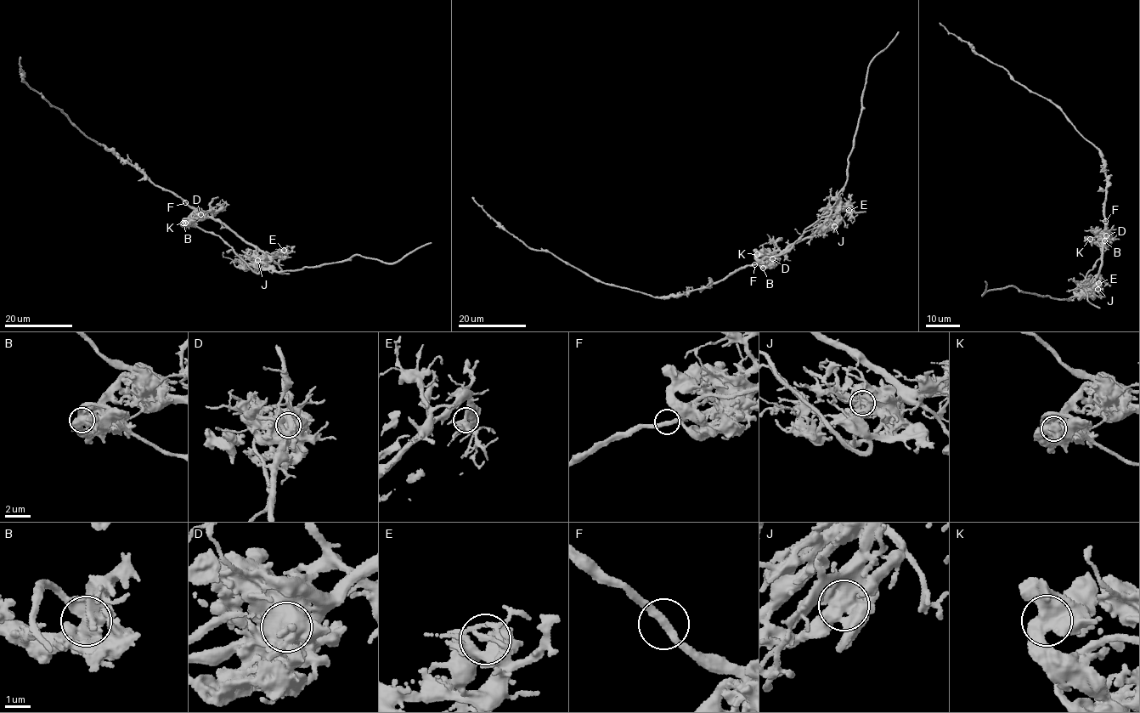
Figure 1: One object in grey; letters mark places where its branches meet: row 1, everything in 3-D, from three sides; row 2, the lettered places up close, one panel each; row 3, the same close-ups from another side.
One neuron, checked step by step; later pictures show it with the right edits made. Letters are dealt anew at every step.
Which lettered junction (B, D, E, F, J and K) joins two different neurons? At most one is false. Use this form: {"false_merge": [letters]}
{"false_merge": ["D"]}

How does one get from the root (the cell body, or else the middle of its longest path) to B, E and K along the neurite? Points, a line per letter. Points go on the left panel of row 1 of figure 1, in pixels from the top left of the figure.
B: (186, 203), (194, 210), (183, 223)
E: (186, 203), (217, 219), (270, 256), (284, 256), (284, 250)
K: (186, 203), (194, 211), (185, 223)

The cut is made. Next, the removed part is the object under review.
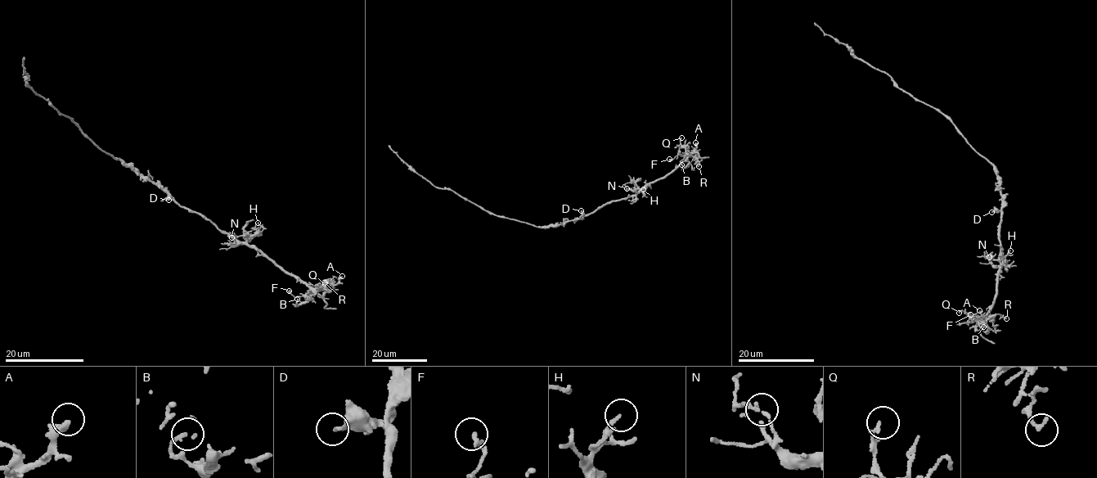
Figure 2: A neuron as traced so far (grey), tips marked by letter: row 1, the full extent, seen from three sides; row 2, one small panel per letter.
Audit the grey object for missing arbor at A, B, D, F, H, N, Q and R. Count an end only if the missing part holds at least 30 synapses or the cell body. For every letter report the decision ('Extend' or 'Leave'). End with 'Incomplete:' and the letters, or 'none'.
A: Leave
B: Leave
D: Leave
F: Leave
H: Leave
N: Leave
Q: Leave
R: Leave
Incomplete: none

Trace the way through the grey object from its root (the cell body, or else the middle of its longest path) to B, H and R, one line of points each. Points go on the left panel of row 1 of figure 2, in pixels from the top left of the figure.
B: (130, 165), (182, 206), (203, 216), (243, 243), (252, 245), (309, 288), (311, 297), (296, 304), (297, 299)
H: (130, 165), (182, 206), (203, 216), (239, 241), (248, 241), (254, 236), (260, 227), (258, 223)
R: (130, 165), (182, 206), (252, 245), (295, 277), (316, 289), (330, 288), (331, 279), (325, 282)

